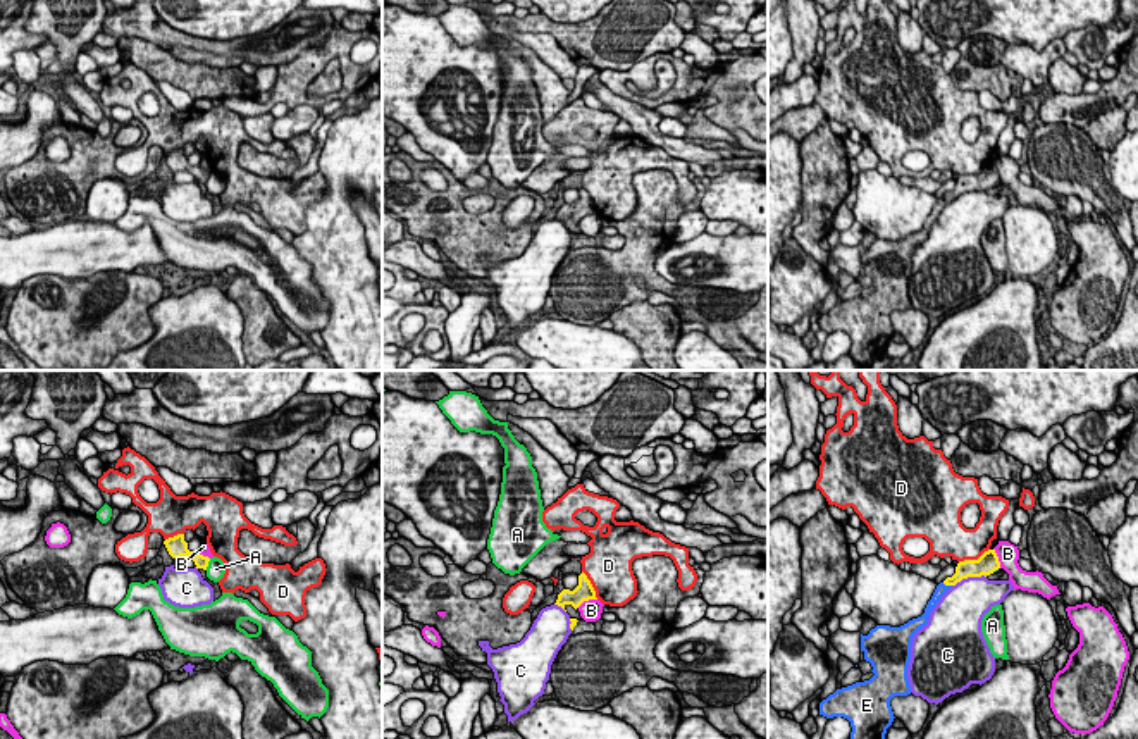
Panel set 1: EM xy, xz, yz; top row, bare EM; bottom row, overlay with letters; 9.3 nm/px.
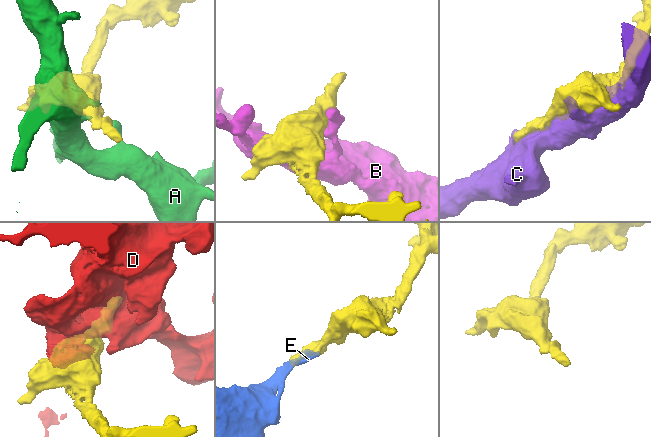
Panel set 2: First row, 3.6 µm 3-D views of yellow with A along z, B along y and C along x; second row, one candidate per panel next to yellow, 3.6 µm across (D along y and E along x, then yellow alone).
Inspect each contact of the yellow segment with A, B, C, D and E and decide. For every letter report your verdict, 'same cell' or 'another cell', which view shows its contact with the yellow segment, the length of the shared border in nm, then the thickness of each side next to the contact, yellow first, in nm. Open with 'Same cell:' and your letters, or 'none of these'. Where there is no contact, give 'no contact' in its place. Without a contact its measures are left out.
Same cell: E
A: another cell; contact in xy; length 120 nm; calibres 130 and 170 nm
B: another cell; contact in xz; length 200 nm; calibres 180 and 200 nm
C: another cell; contact in yz; length 340 nm; calibres 200 and 400 nm
D: another cell; contact in yz; length 320 nm; calibres 200 and 300 nm
E: same cell; contact in yz; length 100 nm; calibres 160 and 100 nm

